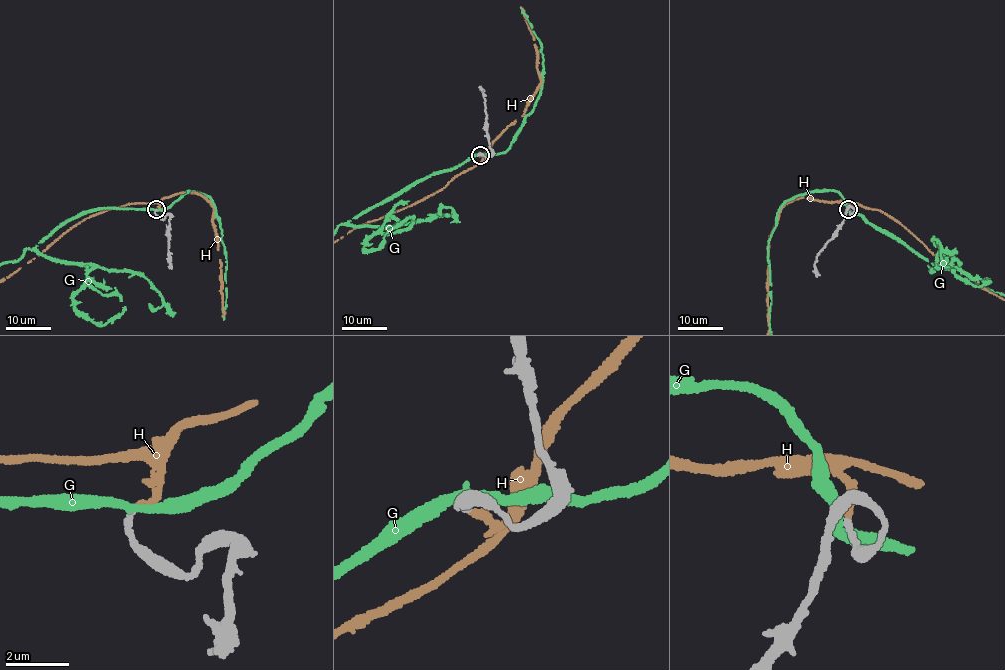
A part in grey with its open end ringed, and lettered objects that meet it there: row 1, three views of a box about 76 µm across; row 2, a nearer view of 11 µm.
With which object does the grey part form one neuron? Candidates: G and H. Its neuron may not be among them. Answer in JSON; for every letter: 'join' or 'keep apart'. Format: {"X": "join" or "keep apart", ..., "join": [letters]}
{"G": "keep apart", "H": "join", "join": ["H"]}

